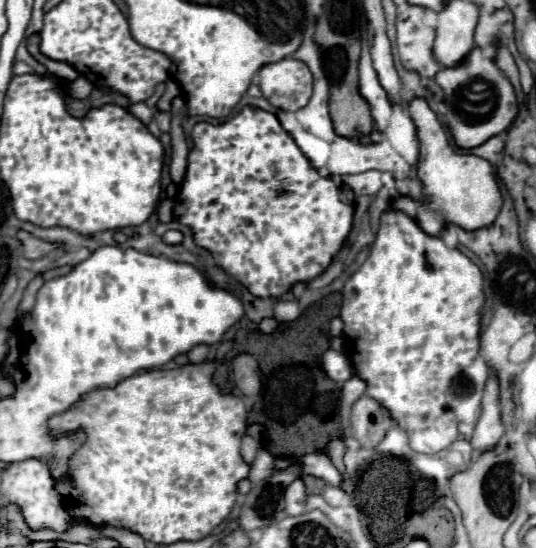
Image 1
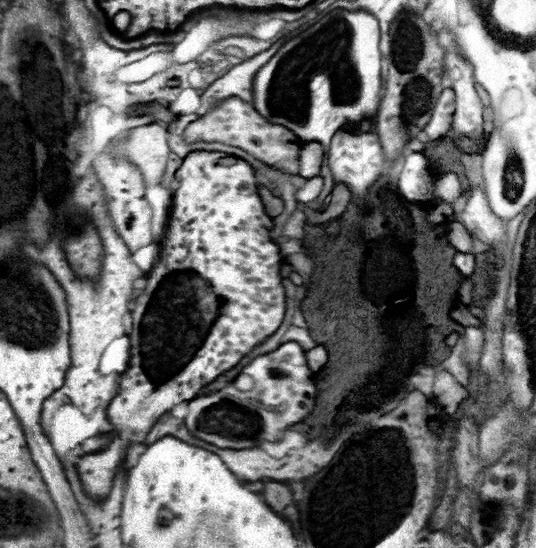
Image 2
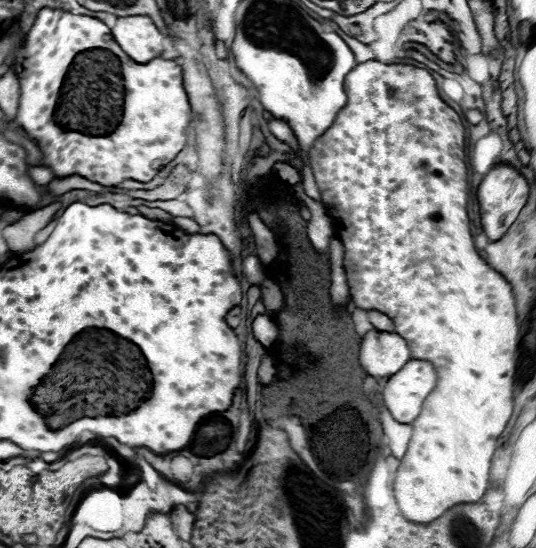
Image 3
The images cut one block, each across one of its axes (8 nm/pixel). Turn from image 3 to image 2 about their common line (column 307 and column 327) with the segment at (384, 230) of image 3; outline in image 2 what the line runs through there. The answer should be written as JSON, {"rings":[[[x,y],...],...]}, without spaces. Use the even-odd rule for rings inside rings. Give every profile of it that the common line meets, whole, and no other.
{"rings":[[[340,128],[332,142],[330,148],[326,152],[326,164],[332,170],[334,182],[342,182],[350,188],[352,196],[356,198],[356,202],[360,202],[360,206],[364,206],[364,198],[368,194],[368,186],[372,186],[374,180],[378,180],[382,166],[384,166],[384,152],[380,146],[380,140],[374,132],[366,132],[366,134],[350,134],[350,130]]]}

